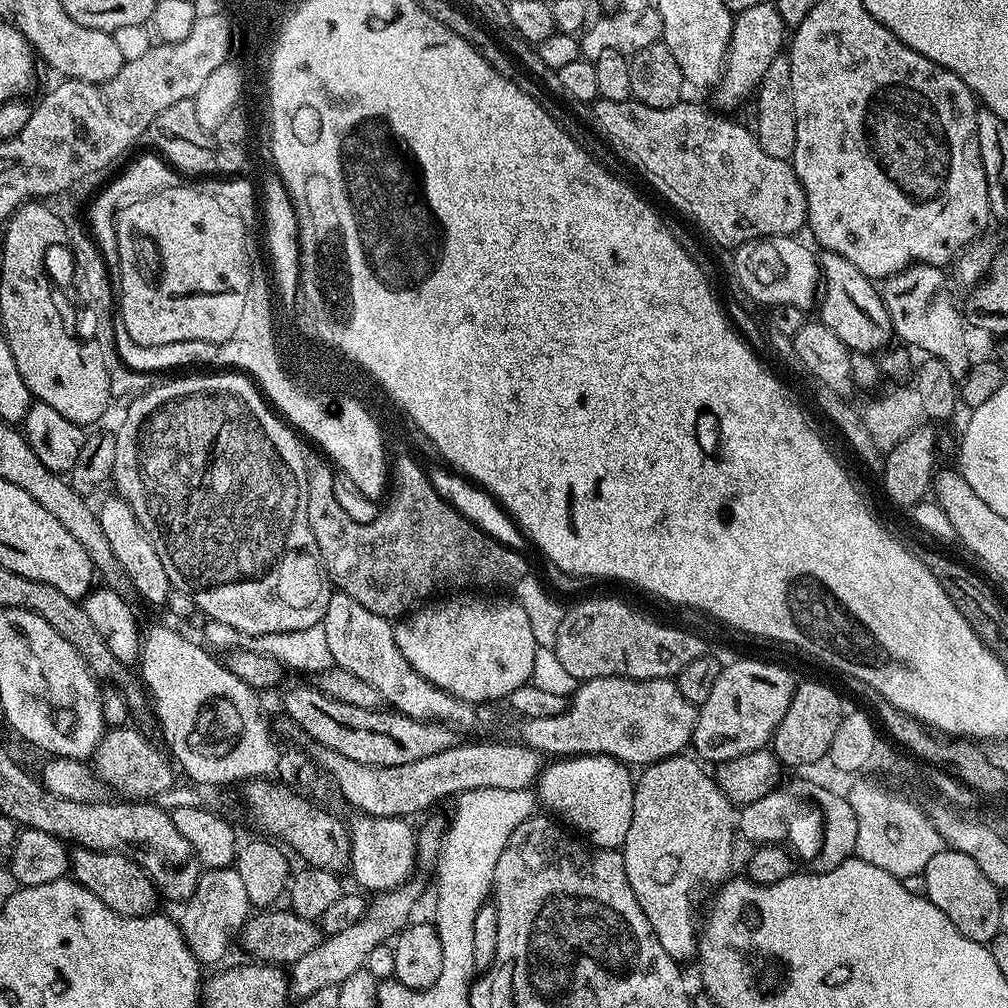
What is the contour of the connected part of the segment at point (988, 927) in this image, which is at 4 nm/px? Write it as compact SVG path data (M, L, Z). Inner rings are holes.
M945 850L934 854L934 858L930 858L930 862L926 866L923 874L926 878L927 903L933 908L942 910L942 914L946 914L946 918L950 918L950 922L955 931L960 932L967 940L972 940L978 946L991 945L992 941L1001 935L1001 889L996 888L994 882L990 882L990 878L986 878L986 874L982 874L982 866L978 866L978 862L974 862L974 858L970 858L965 852Z

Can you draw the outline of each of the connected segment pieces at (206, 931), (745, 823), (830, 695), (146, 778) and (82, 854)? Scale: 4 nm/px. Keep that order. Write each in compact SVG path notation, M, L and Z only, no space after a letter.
M235 866L201 871L198 886L189 900L183 901L184 913L178 916L180 933L201 965L216 964L228 947L241 935L241 928L250 917L250 903Z
M794 780L782 788L775 788L770 794L763 795L762 798L756 799L751 807L743 807L738 814L739 833L754 841L754 844L773 845L785 841L784 838L789 836L795 843L792 847L793 853L806 862L815 860L819 851L822 850L823 844L827 843L828 821L825 816L824 805L819 800L812 799L812 795L807 788L808 784L802 780Z
M816 680L797 683L790 706L786 706L786 714L782 714L782 722L778 722L776 733L772 735L772 755L785 769L804 768L807 764L823 761L830 750L830 742L834 742L834 733L838 731L838 722L842 722L845 711L846 705L830 685L819 684Z
M132 727L108 728L101 735L100 745L96 747L95 752L90 757L91 767L96 775L100 777L102 783L107 784L109 789L116 791L117 788L120 794L125 797L159 797L161 792L173 787L173 765L163 751L160 753L138 729Z
M73 847L70 852L70 876L106 902L106 906L119 916L147 916L158 901L156 885L150 877L134 861L117 852L95 852L89 848Z

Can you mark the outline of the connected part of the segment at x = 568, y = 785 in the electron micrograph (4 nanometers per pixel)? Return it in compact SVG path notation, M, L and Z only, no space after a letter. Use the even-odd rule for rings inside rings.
M585 754L560 758L551 761L541 771L536 793L543 807L545 804L550 808L565 825L571 823L577 833L586 834L585 839L593 847L616 850L623 847L633 818L635 781L629 772L627 765L612 756Z

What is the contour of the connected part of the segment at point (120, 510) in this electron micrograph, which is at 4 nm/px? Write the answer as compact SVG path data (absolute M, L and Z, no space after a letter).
M111 494L97 509L99 524L102 526L103 534L114 552L114 557L126 570L127 577L134 584L134 590L140 600L144 599L148 604L167 605L168 595L172 593L172 583L166 574L166 566L162 566L162 558L158 558L158 550L154 550L154 542L138 522L133 508L126 503L124 498L118 494Z

